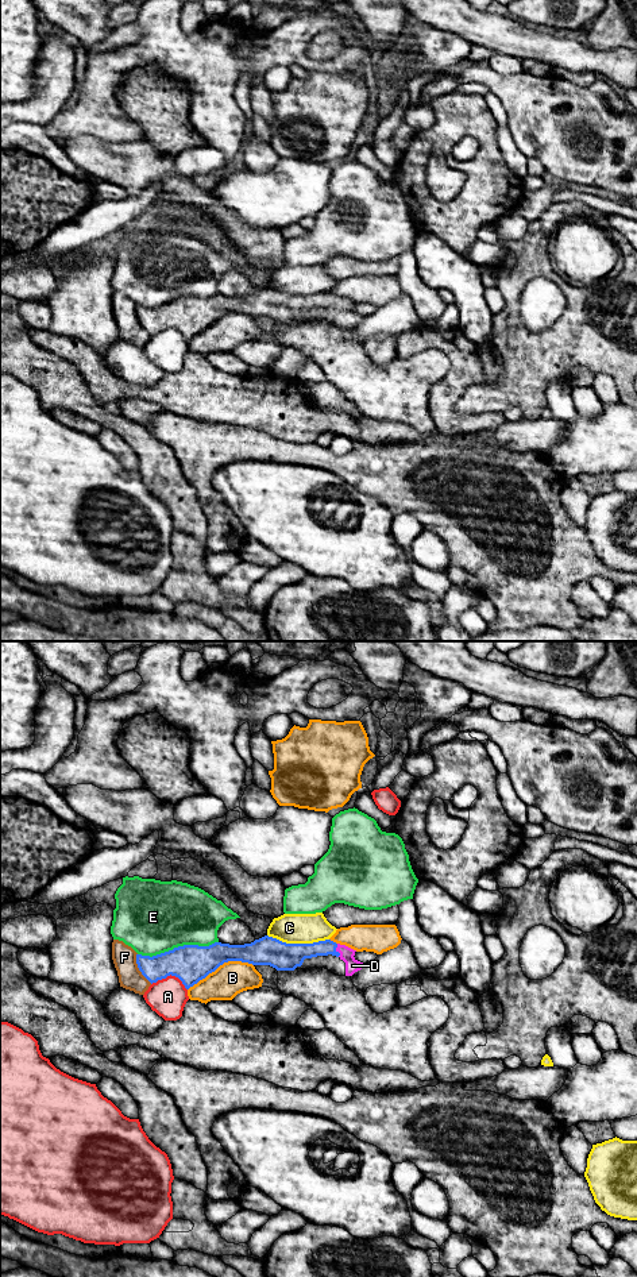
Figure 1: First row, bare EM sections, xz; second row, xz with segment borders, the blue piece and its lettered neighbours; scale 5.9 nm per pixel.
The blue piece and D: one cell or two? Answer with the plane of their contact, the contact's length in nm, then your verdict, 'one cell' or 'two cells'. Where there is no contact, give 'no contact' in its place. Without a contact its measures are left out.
xz | 80 nm | one cell

